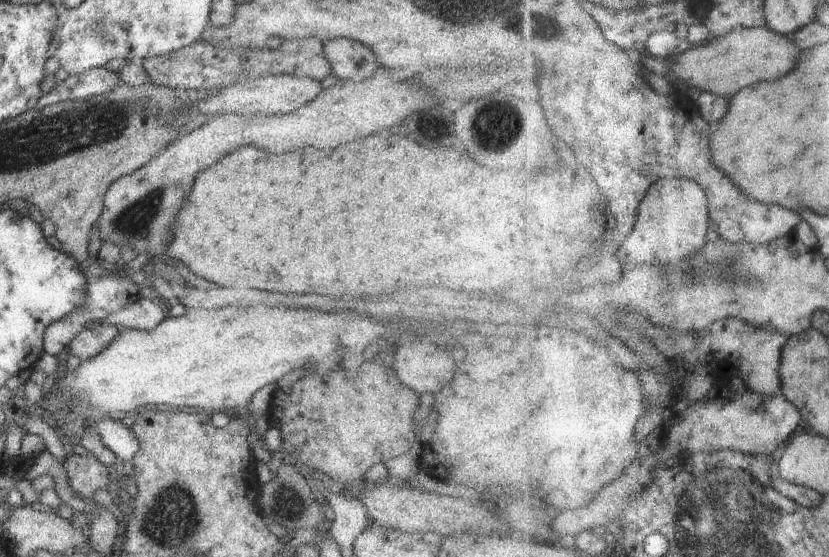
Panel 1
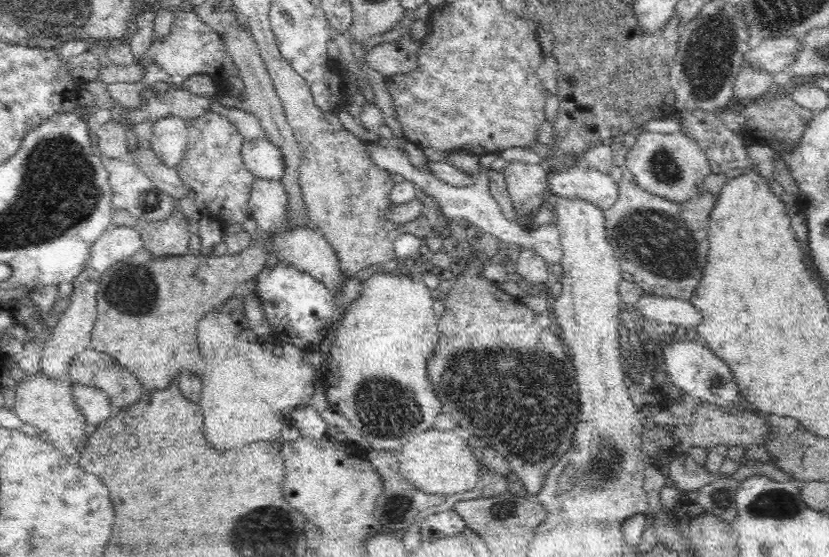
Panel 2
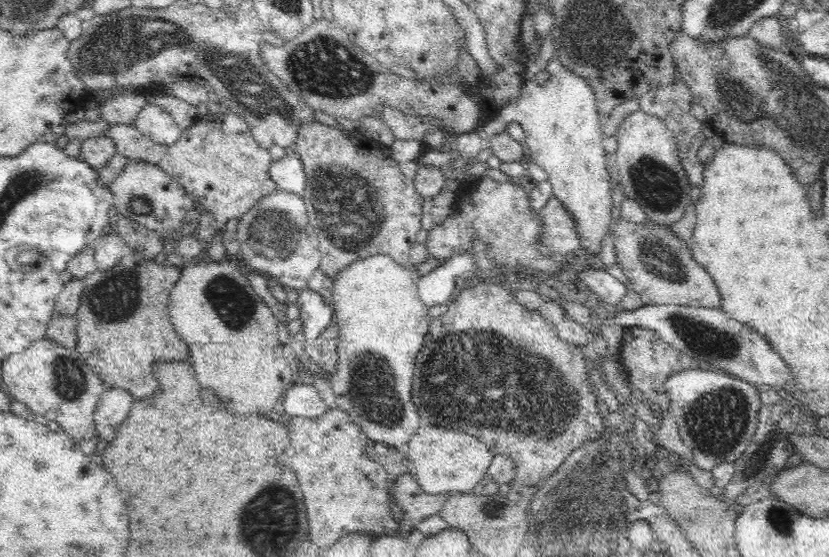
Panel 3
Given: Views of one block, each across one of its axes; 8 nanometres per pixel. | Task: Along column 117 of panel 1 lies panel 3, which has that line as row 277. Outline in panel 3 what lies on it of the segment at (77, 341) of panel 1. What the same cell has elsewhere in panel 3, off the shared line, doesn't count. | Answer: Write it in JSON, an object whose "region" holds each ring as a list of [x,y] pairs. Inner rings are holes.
{"region":[[[312,122],[312,124],[301,124],[296,142],[294,144],[296,153],[300,155],[303,162],[304,172],[306,175],[306,189],[304,192],[303,201],[307,208],[309,223],[314,229],[313,237],[319,240],[319,251],[321,252],[321,264],[319,269],[325,274],[327,282],[332,278],[336,278],[336,274],[346,268],[348,264],[356,262],[356,260],[364,260],[368,256],[374,256],[376,254],[386,254],[391,256],[398,264],[403,267],[409,262],[408,254],[413,244],[416,244],[416,234],[422,229],[422,210],[423,200],[420,195],[416,193],[415,180],[413,177],[406,176],[399,168],[399,162],[394,160],[390,155],[389,147],[383,143],[373,141],[364,135],[358,135],[356,130],[348,131],[344,128],[335,128],[334,126],[328,126],[328,124],[320,124],[320,122]]]}

